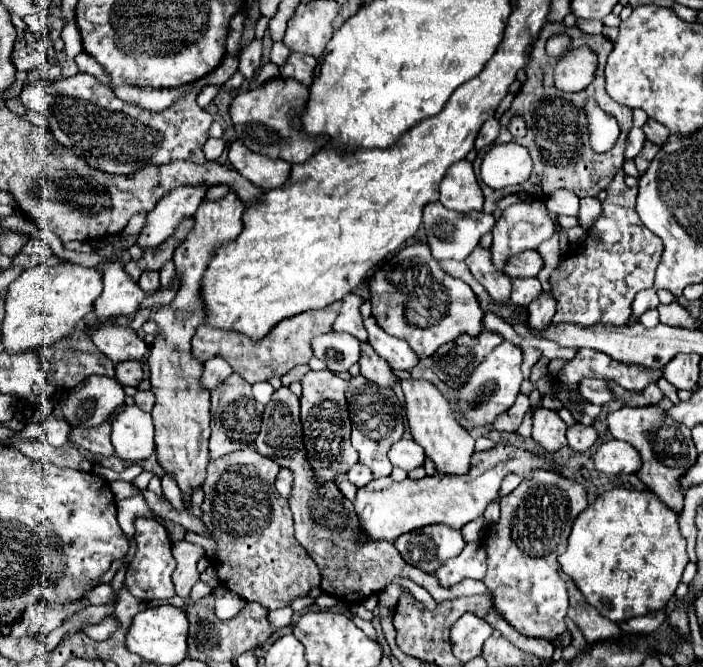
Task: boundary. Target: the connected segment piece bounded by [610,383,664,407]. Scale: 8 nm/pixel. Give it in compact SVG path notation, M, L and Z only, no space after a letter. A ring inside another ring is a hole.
M610 383L610 387L614 389L614 397L626 401L628 405L640 405L640 407L654 405L654 403L658 403L664 397L662 391L658 389L658 385L650 385L650 389L644 389L644 393L624 393L620 387L616 387L612 383Z

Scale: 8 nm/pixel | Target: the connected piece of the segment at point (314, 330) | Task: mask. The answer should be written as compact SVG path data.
M340 301L326 305L324 309L316 309L312 313L300 313L296 317L290 317L288 321L282 321L264 337L264 341L248 341L242 333L224 333L220 329L212 329L210 325L200 325L196 329L196 335L192 339L192 355L200 363L206 363L212 357L222 357L230 363L234 373L248 379L248 383L268 381L270 377L282 377L296 365L306 365L312 357L310 341L316 335L332 331L332 323L340 313Z

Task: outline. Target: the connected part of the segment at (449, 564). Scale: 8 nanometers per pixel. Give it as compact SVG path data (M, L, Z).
M474 541L474 543L468 543L458 557L454 557L452 561L446 561L444 567L436 571L436 577L444 587L450 587L464 579L482 581L484 573L486 573L484 545L480 541Z

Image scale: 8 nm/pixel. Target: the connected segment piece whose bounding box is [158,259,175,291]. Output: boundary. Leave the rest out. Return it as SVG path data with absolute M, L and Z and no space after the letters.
M173 260L168 261L160 270L160 289L158 291L162 291L162 289L166 289L172 280L172 277L175 274L175 266L173 264Z

